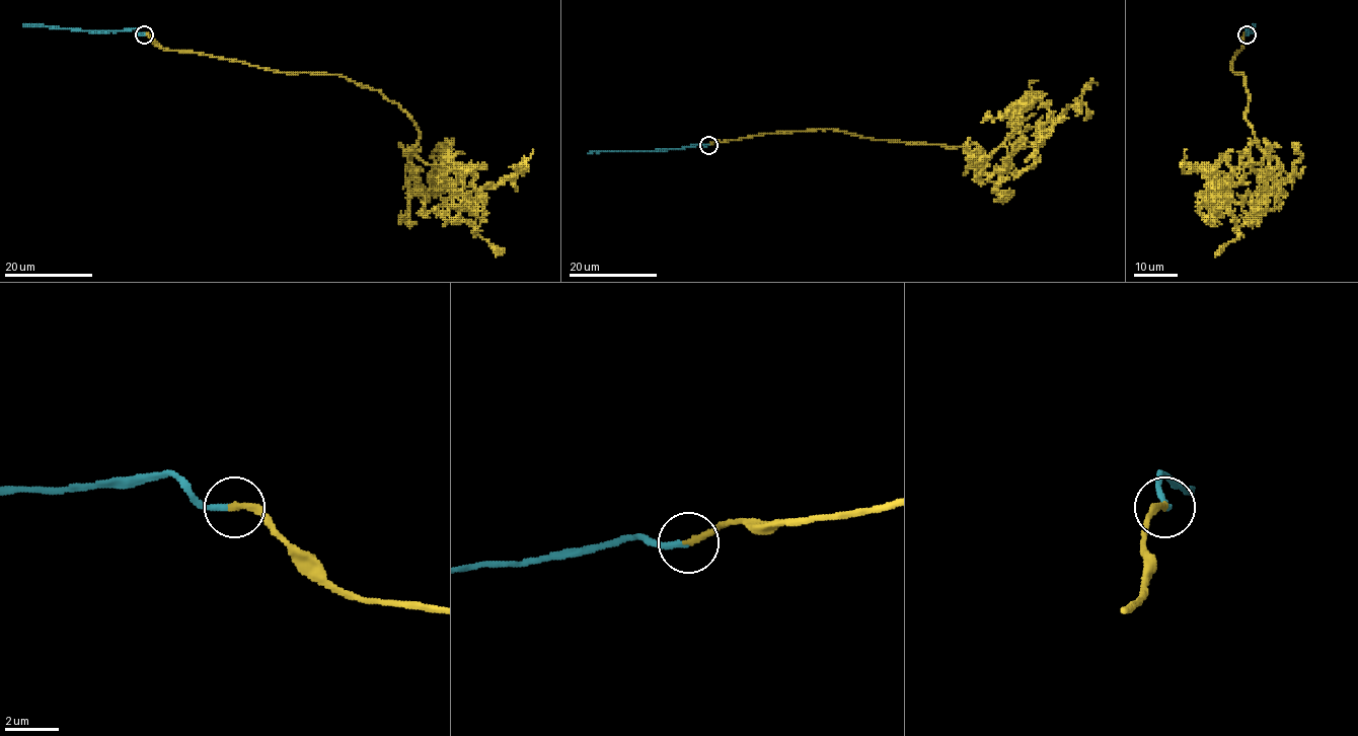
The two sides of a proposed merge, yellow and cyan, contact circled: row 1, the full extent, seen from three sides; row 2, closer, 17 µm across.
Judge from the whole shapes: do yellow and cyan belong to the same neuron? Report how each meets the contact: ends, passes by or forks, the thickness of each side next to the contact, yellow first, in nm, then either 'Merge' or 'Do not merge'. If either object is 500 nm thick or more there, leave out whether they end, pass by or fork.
At the ring yellow ends. At the ring cyan ends. Thickness 240 nm (yellow) against 240 nm. Merge

